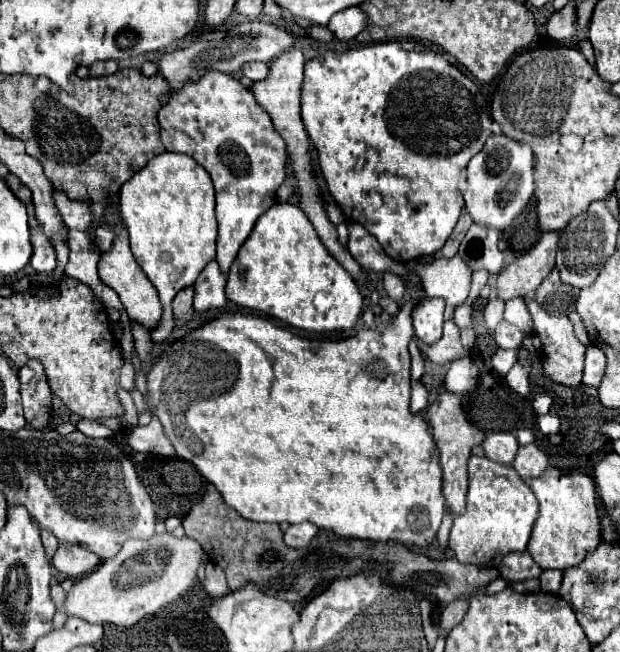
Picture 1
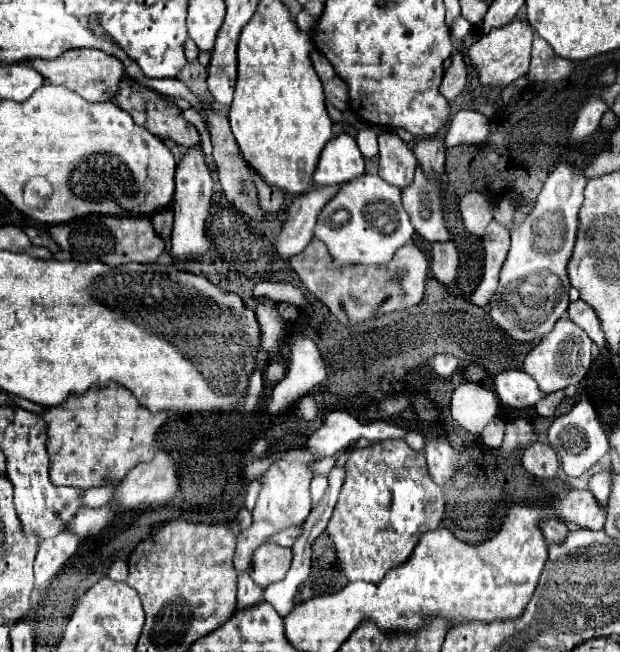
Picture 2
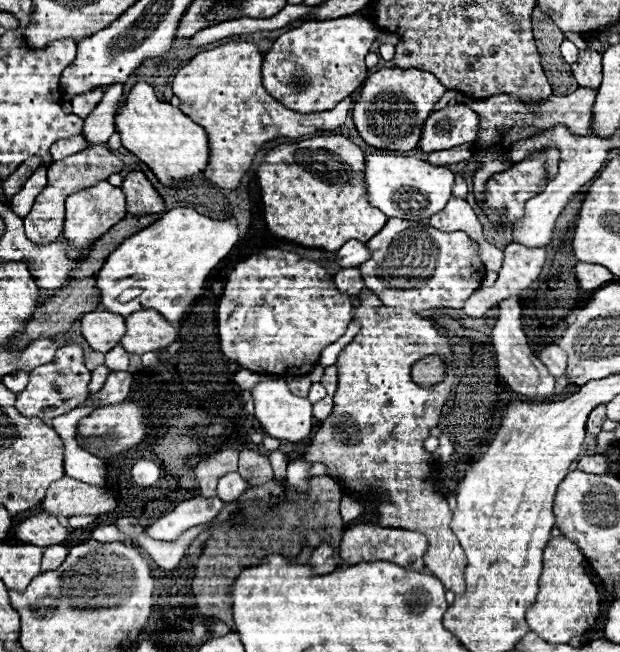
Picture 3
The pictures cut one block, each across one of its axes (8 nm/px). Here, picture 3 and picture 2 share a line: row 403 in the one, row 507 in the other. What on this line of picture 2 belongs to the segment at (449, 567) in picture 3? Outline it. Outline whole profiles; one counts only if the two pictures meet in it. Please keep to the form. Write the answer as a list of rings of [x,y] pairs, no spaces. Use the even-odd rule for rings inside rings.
[[[403,439],[378,440],[364,448],[352,448],[344,468],[344,486],[326,532],[350,582],[380,582],[390,568],[408,560],[418,534],[434,530],[442,522],[444,490],[430,478],[426,454],[416,454]]]

